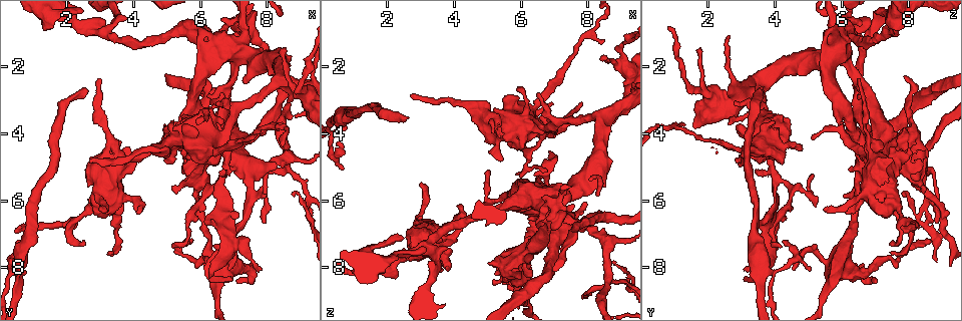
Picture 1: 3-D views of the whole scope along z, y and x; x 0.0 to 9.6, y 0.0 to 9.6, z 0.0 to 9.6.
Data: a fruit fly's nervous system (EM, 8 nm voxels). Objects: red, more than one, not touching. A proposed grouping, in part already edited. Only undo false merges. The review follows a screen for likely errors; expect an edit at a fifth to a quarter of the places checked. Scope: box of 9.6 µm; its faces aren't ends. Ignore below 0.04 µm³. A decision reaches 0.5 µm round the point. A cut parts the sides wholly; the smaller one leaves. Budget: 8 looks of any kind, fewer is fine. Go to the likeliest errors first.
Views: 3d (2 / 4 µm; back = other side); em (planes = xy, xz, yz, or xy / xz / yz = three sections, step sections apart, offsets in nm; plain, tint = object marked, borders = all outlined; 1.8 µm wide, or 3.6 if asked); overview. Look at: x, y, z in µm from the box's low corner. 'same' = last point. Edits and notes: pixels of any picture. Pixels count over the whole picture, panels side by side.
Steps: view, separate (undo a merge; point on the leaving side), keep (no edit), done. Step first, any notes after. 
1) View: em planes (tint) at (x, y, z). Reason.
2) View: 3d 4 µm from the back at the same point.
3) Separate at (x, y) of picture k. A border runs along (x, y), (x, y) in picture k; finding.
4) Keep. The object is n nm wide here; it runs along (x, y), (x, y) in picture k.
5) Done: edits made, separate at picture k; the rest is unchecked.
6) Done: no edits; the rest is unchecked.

View: em 3.6 µm planes (tint) at (7.05, 1.40, 5.75). Calibre changes.

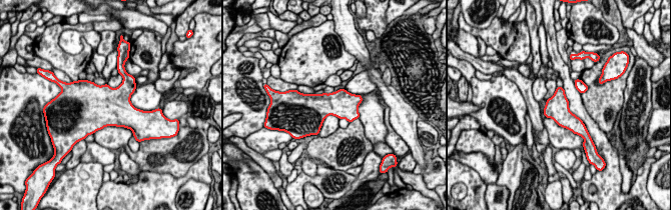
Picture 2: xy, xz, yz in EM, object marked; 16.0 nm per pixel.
Keep. Continuous, no second cell.

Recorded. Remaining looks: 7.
View: em planes (tint) at (6.70, 5.25, 4.05). Branch point.

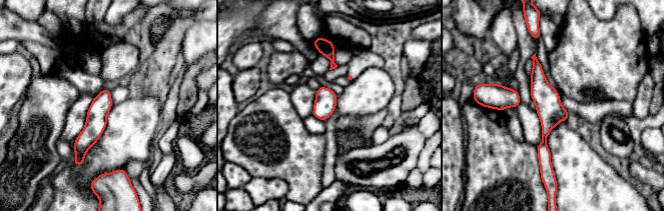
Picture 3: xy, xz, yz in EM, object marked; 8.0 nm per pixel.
Keep. It runs along (535, 61), (549, 167) in picture 3; all the same cell.

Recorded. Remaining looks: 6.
View: em planes (borders) at (0.90, 6.30, 3.40). Calibre changes.

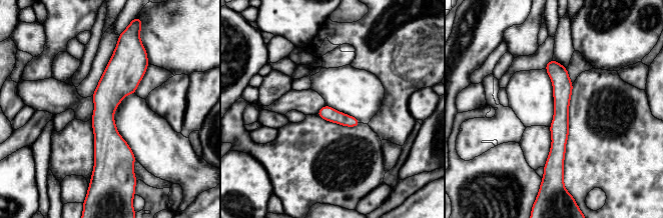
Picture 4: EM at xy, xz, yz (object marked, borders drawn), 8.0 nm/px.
Keep. It runs along (119, 52), (103, 171) in picture 4; continuous, no second cell.

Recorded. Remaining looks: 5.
Done: no edits; the rest is unchecked.

